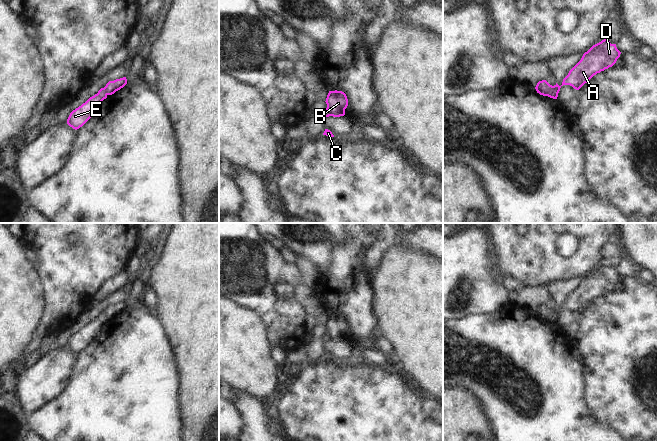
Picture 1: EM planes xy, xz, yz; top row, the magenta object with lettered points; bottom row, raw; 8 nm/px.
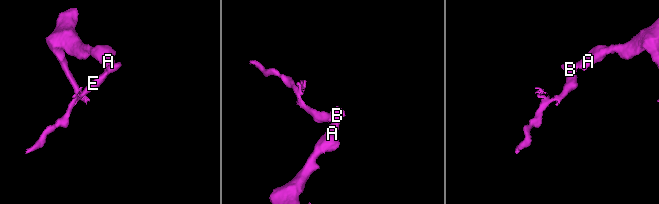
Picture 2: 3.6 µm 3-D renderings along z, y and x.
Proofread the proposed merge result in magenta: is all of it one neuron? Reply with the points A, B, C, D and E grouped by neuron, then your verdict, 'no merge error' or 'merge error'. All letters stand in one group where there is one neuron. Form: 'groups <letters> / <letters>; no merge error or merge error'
groups A B C D / E; merge error

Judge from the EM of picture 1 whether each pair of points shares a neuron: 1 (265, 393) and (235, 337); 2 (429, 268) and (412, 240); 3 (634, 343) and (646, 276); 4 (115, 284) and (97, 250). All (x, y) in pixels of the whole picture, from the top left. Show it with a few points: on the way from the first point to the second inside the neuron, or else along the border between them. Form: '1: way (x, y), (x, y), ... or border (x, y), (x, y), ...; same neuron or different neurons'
1: way (261, 379), (243, 361), (237, 351); same neuron
2: border (397, 242), (408, 250), (422, 251), (432, 256); different neurons
3: border (639, 278), (646, 283); different neurons
4: border (124, 269), (108, 278), (95, 294); different neurons

